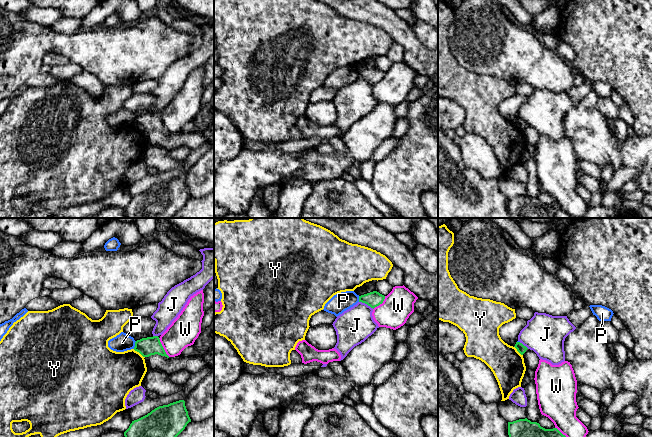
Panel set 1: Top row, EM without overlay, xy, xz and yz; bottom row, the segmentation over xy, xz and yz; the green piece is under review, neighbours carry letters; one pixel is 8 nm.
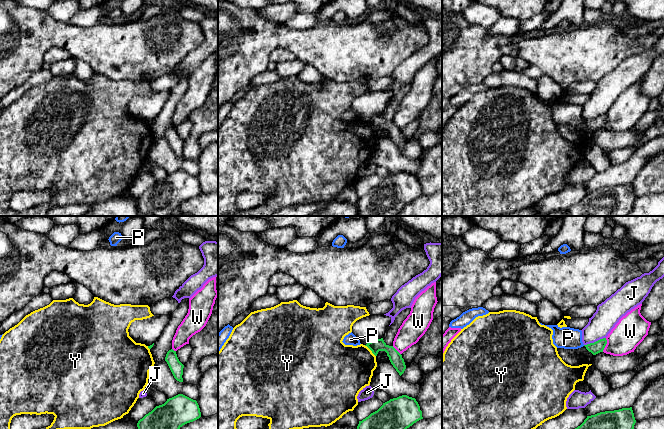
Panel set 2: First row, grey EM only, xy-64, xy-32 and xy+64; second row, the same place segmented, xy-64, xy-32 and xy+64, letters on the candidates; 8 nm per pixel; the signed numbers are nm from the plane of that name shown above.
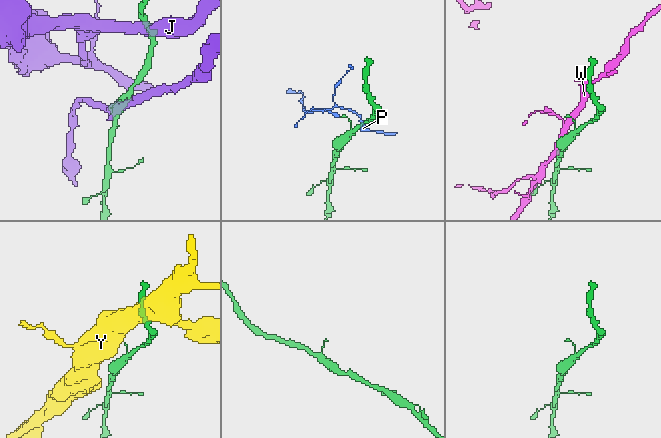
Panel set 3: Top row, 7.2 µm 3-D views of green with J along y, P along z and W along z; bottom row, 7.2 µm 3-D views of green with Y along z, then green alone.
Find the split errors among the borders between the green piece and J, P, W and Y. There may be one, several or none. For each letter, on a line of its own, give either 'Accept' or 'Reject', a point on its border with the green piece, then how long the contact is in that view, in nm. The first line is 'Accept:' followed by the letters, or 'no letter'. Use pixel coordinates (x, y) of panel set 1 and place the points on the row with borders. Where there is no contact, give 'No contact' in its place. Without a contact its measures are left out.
Accept: no letter
J: Reject. Touches green at xz (366, 303). Shared border 130 nm
P: Reject. Touches green at xy (135, 345). Shared border 70 nm
W: Reject. Touches green at xy (162, 347). Shared border 180 nm
Y: Reject. Touches green at xy (139, 352). Shared border 120 nm

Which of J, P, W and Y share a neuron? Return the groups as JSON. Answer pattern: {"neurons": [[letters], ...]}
{"neurons": [["J"], ["P"], ["W"], ["Y"]]}

